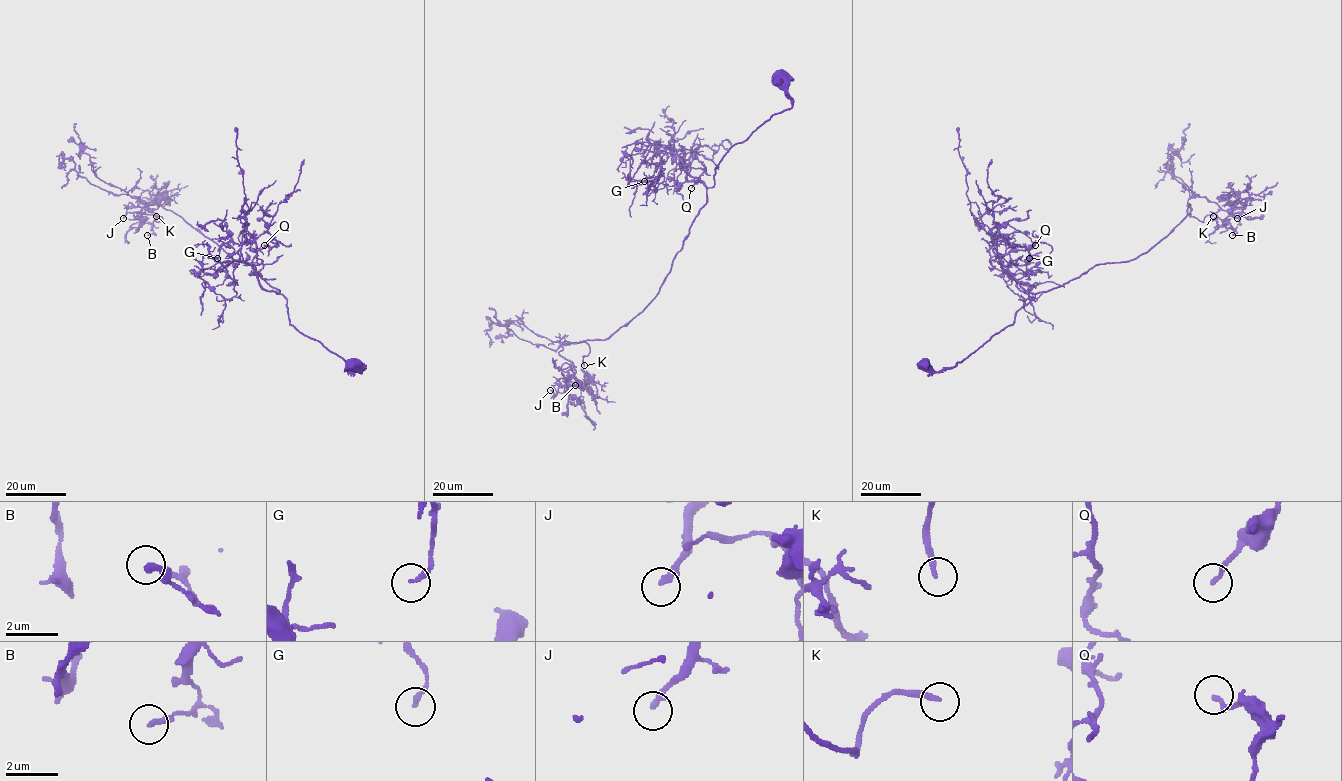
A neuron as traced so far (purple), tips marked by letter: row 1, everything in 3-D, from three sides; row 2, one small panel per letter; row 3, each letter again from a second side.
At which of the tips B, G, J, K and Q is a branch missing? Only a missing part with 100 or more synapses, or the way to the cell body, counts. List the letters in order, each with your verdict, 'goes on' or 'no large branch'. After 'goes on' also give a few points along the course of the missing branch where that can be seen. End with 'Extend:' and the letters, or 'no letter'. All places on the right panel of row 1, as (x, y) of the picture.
B: no large branch
G: no large branch
J: no large branch
K: goes on | (1213, 216), (1218, 213), (1216, 204), (1216, 210), (1227, 212), (1236, 219), (1231, 239)
Q: no large branch
Extend: K

